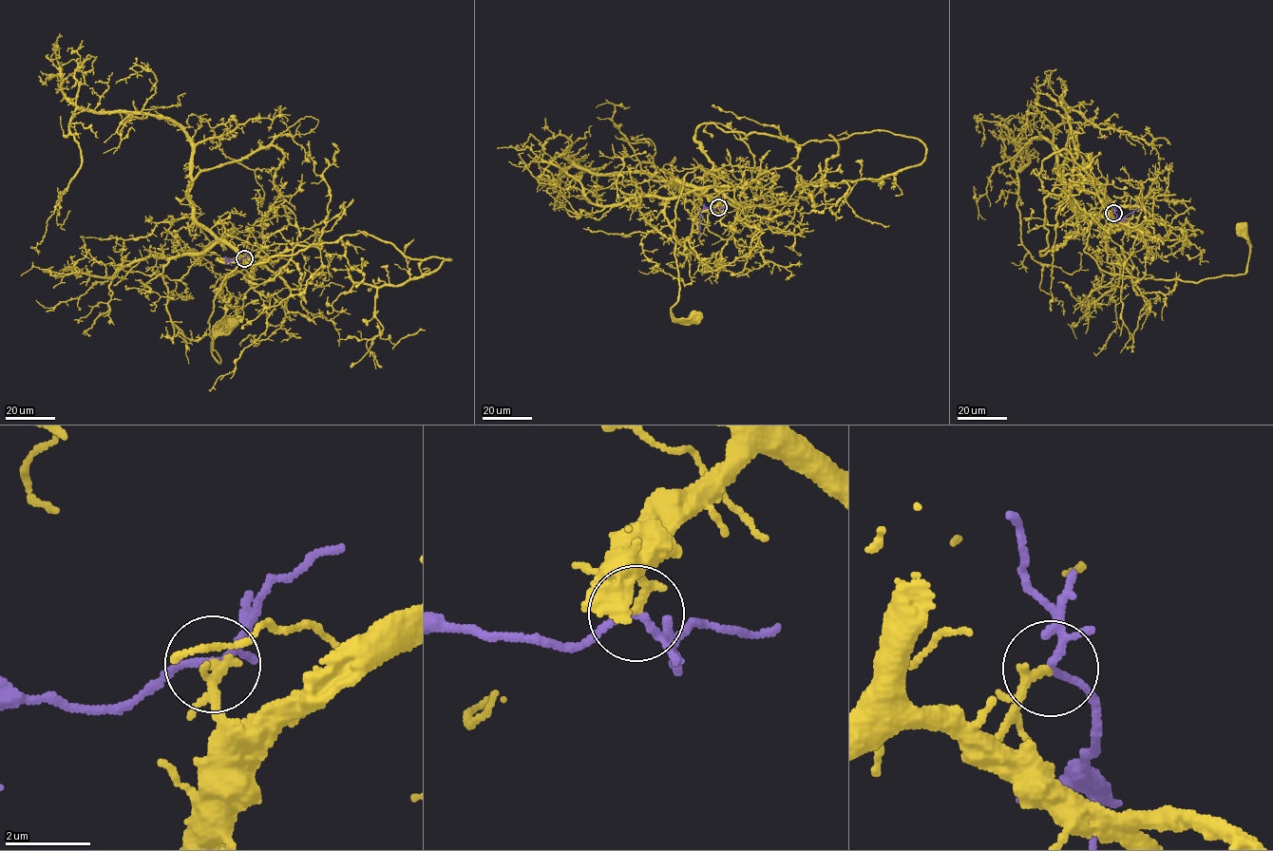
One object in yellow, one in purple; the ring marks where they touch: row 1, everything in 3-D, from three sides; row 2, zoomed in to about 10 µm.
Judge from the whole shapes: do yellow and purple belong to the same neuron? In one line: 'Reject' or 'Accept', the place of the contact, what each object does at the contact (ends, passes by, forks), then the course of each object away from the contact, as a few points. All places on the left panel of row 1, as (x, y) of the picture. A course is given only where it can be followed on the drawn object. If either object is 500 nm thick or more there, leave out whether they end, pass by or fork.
Accept. Place: (244, 258). At the ring yellow ends. At the ring purple forks. Course of yellow: (244, 258), (239, 255), (226, 276), (209, 319), (220, 364), (212, 354), (214, 340), (231, 324). Course of purple: (244, 258), (227, 262), (224, 257)

